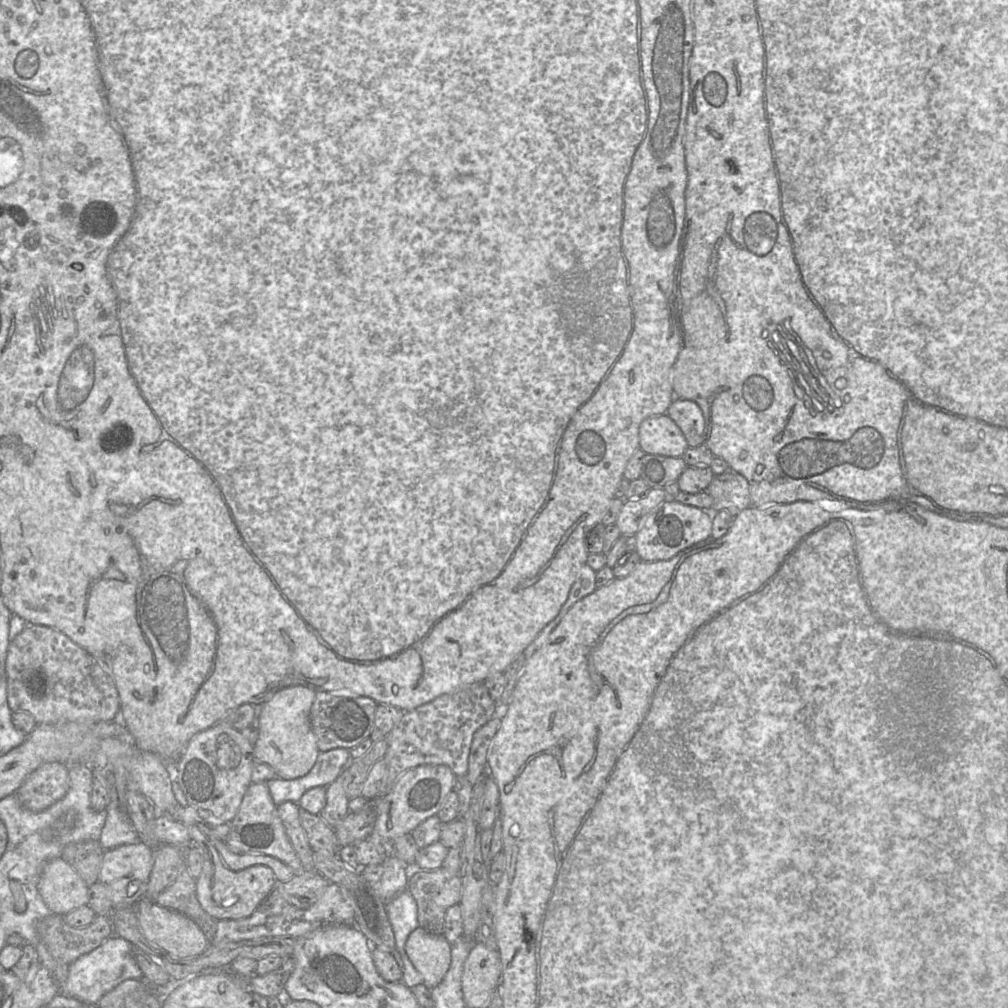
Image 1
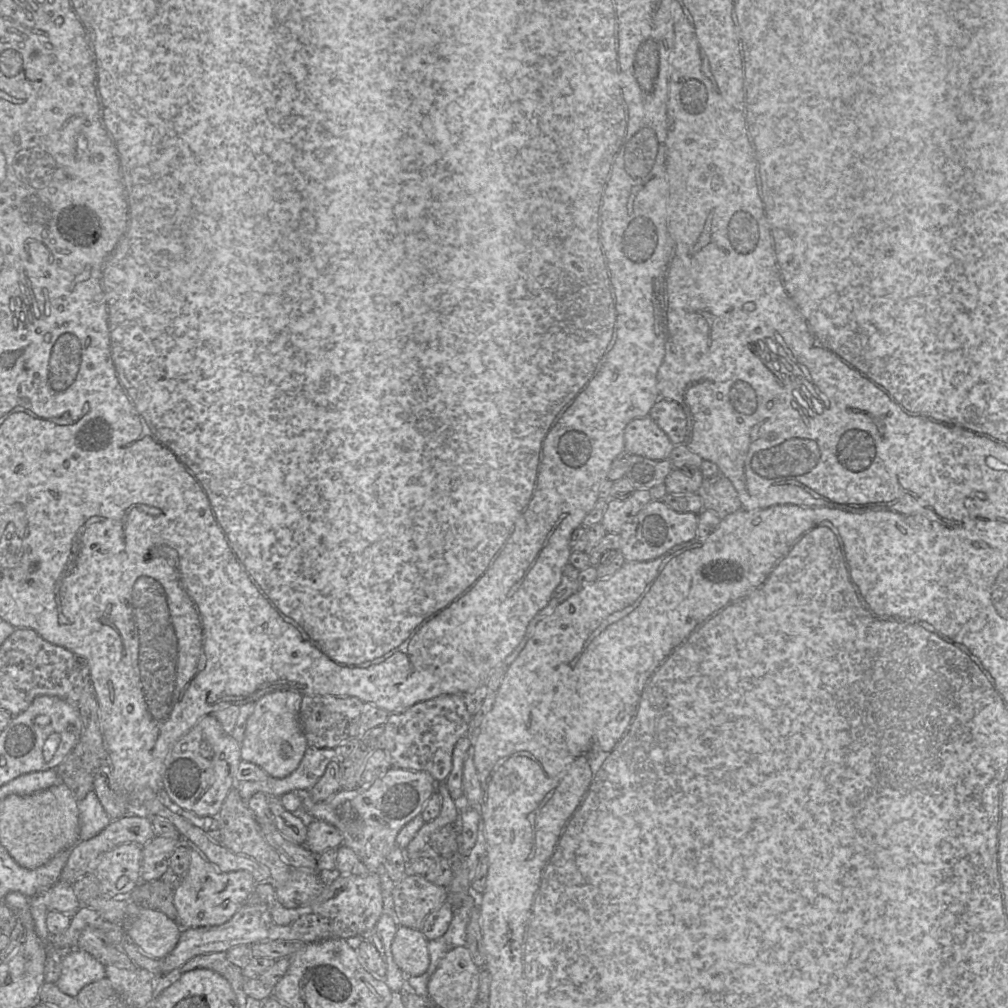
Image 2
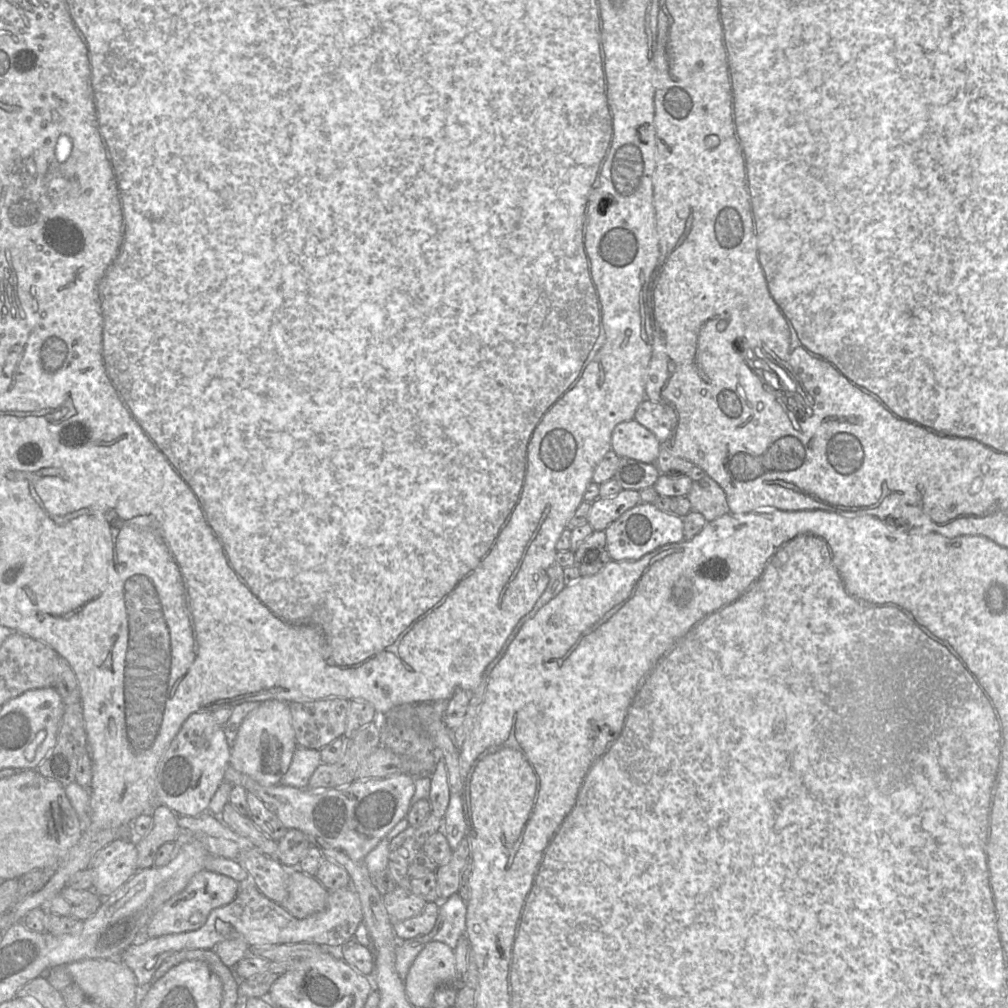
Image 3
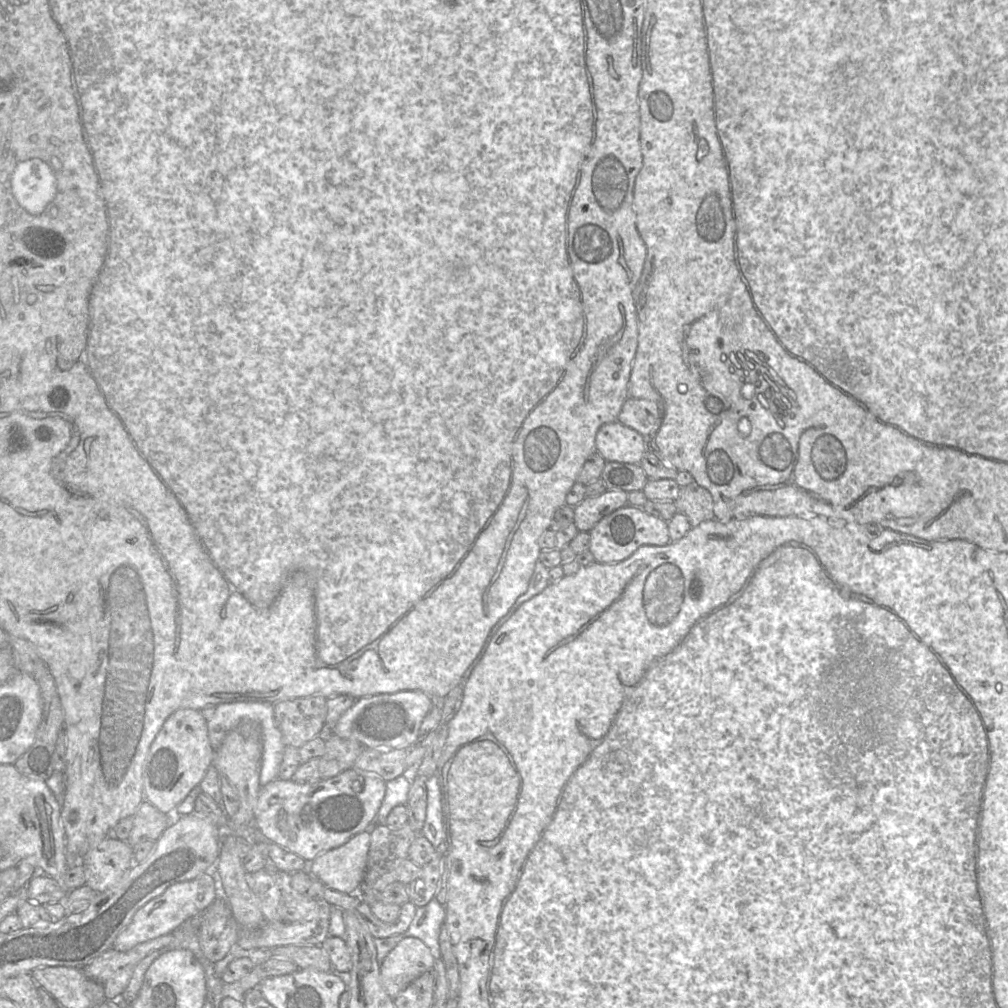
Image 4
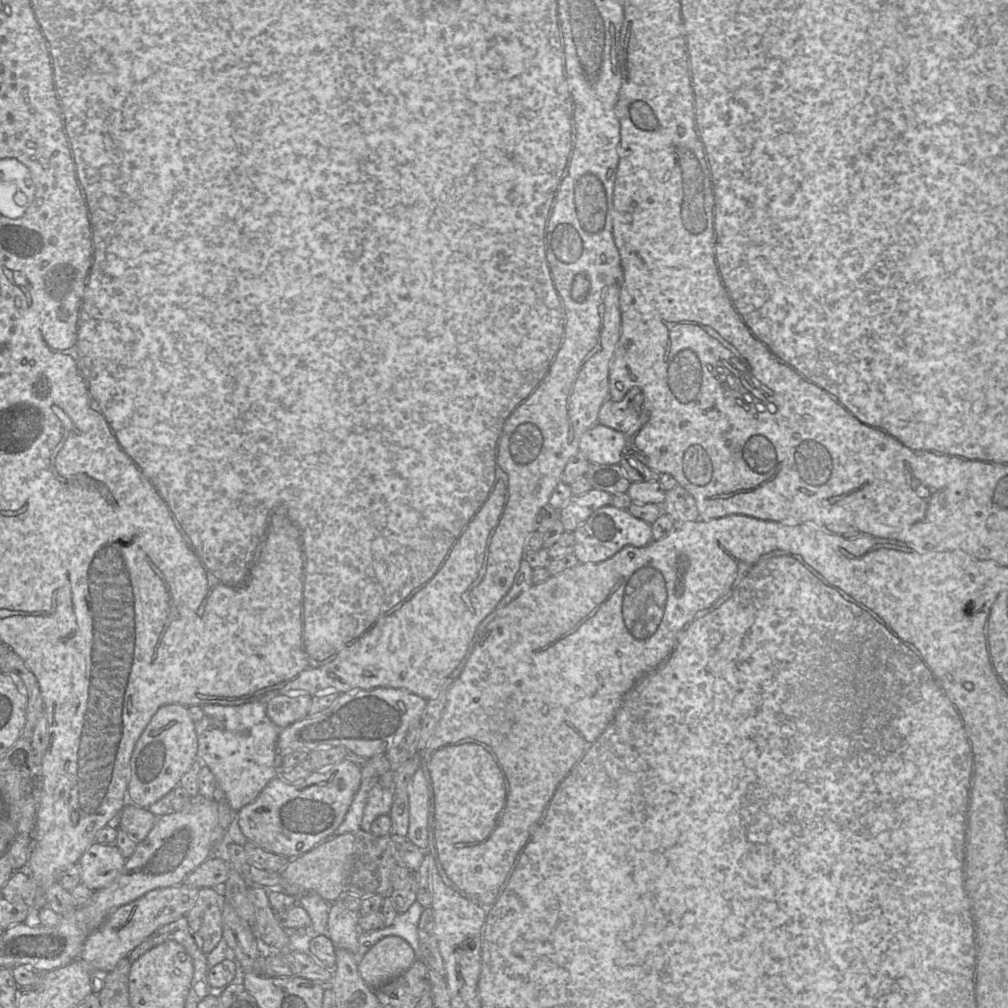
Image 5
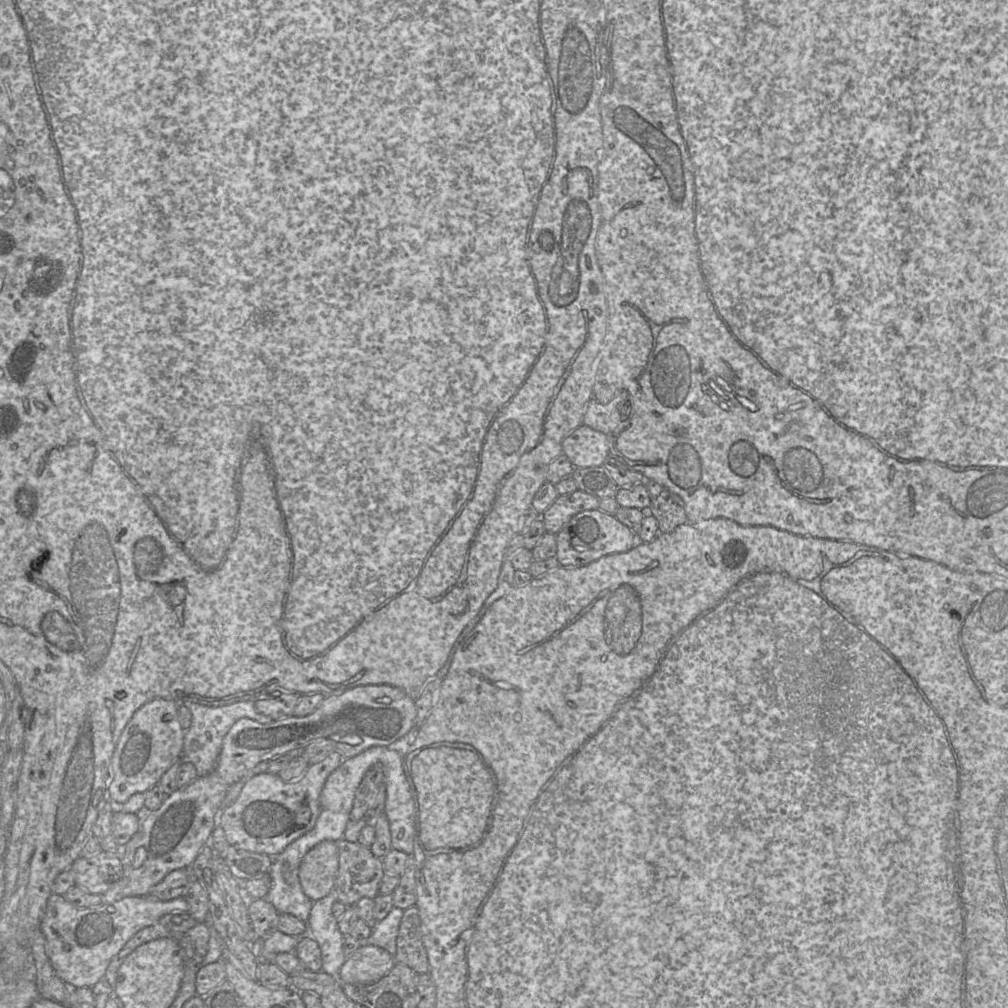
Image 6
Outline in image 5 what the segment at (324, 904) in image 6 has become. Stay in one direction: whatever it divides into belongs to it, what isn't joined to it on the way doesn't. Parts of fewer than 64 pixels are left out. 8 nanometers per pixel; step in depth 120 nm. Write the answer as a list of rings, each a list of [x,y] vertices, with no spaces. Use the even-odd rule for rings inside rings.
[[[342,898],[330,904],[326,936],[333,942],[336,949],[344,949],[351,953],[358,948],[359,912],[348,910]]]

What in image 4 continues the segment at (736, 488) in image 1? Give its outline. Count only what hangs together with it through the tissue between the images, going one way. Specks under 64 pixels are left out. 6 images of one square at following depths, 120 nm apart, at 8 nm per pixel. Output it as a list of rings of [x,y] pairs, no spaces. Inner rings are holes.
[[[696,482],[681,487],[674,503],[677,513],[685,515],[692,526],[714,519],[712,496]]]

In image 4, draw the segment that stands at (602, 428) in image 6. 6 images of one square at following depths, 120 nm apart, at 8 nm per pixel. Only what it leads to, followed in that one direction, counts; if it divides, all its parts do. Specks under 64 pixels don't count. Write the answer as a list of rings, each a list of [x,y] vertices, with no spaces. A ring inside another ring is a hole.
[[[628,398],[621,408],[617,421],[646,438],[659,429],[662,411],[660,406],[651,400]]]

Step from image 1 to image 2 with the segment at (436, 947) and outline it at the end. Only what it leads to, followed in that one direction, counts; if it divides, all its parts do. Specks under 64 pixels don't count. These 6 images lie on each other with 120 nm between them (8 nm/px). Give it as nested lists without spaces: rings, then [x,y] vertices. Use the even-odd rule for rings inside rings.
[[[400,926],[391,945],[395,964],[406,976],[420,976],[430,966],[429,940],[419,929]]]

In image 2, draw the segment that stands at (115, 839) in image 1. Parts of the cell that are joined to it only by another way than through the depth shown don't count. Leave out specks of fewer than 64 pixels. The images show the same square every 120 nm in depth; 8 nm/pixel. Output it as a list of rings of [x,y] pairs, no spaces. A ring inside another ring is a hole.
[[[93,791],[78,801],[77,805],[80,813],[80,841],[96,836],[112,821]]]

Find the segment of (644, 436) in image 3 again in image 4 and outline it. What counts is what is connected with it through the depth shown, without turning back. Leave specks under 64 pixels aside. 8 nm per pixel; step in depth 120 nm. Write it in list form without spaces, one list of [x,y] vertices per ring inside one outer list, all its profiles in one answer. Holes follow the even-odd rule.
[[[619,422],[602,425],[595,437],[596,452],[606,461],[639,464],[646,453],[647,440],[636,430]]]

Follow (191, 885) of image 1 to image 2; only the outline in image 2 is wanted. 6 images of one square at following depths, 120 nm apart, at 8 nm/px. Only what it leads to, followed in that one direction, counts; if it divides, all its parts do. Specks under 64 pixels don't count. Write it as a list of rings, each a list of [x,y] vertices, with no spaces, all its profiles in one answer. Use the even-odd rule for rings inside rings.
[[[172,875],[150,882],[140,883],[132,892],[132,898],[144,908],[159,910],[169,918],[176,919],[174,892],[177,878]]]

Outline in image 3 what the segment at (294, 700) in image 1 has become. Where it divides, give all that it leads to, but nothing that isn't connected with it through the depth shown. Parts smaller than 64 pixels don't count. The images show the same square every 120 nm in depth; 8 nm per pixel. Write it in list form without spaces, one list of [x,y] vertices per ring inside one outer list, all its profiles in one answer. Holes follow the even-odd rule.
[[[266,700],[259,702],[241,723],[231,746],[229,766],[263,786],[272,786],[280,783],[297,747],[289,704],[278,700]]]

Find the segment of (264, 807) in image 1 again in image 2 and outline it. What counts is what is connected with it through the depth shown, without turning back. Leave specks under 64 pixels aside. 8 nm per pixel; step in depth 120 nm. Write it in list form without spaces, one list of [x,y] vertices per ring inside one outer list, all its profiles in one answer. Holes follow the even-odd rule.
[[[232,789],[226,797],[222,808],[215,816],[221,829],[221,846],[240,855],[254,859],[269,869],[267,880],[274,888],[281,887],[289,878],[292,867],[286,864],[280,855],[265,840],[261,826],[257,822],[247,802],[242,799],[236,789]]]

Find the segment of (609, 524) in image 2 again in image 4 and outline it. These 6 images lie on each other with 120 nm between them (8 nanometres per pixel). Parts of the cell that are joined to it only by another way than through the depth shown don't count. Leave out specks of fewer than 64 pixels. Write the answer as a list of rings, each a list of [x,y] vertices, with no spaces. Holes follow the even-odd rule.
[[[605,491],[596,497],[586,497],[574,507],[574,525],[579,532],[589,532],[603,517],[627,505],[627,492]]]

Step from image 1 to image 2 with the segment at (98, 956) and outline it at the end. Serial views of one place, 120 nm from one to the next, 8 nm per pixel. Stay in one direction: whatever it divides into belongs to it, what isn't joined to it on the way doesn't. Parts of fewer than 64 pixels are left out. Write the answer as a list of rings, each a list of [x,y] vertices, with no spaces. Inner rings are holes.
[[[73,949],[63,955],[61,975],[55,985],[76,997],[86,985],[105,978],[105,966],[88,952]]]

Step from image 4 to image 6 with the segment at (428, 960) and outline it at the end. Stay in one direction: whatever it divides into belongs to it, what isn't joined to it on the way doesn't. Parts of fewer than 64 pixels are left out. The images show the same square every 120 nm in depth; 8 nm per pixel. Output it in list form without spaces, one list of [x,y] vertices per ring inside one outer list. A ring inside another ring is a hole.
[[[368,945],[345,960],[337,978],[341,983],[368,985],[383,978],[395,964],[394,956],[387,950]]]

